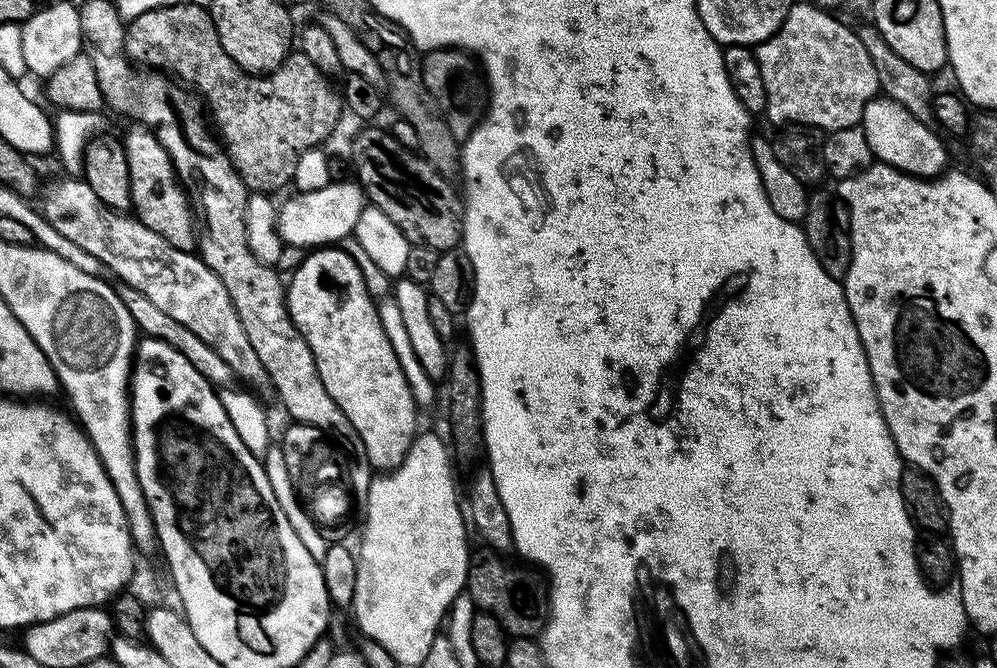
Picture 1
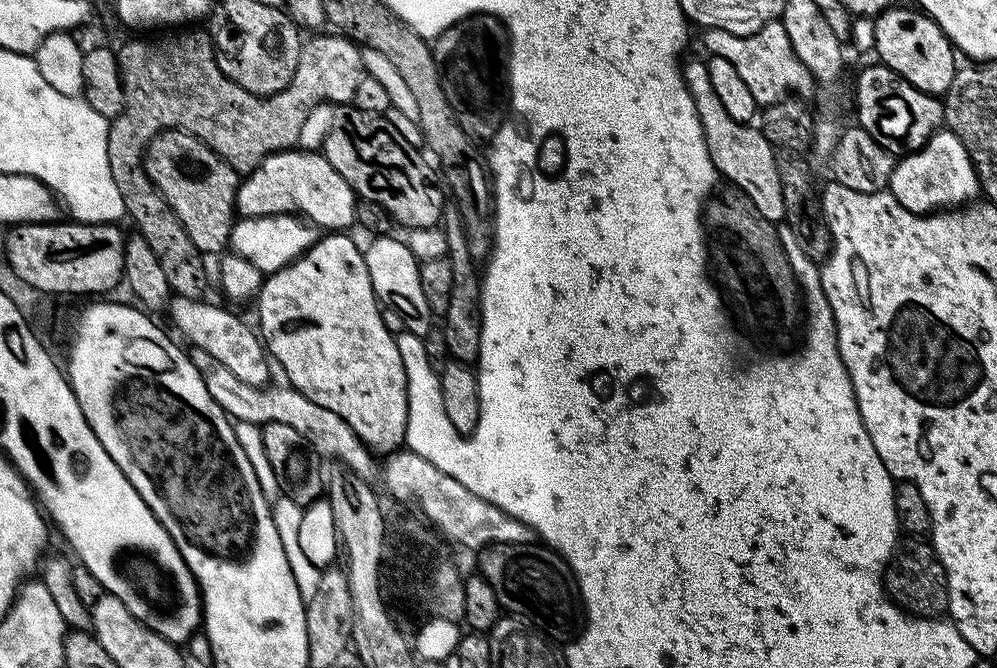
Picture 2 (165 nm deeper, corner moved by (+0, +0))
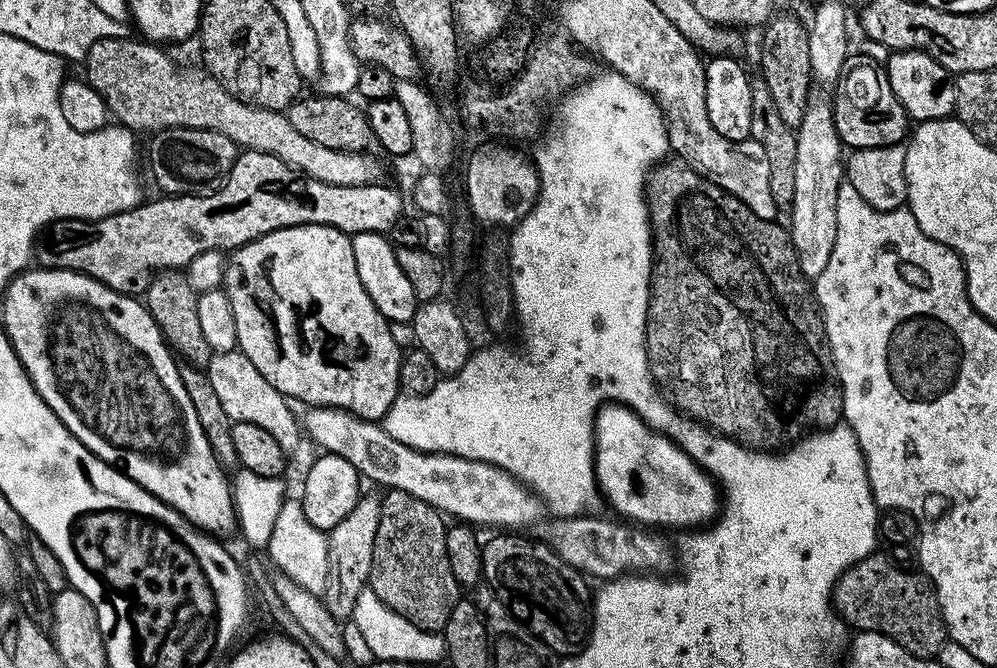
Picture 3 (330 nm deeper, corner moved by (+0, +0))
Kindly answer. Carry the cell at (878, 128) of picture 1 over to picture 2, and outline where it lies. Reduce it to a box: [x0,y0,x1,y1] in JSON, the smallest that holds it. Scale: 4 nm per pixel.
[888,130,980,214]

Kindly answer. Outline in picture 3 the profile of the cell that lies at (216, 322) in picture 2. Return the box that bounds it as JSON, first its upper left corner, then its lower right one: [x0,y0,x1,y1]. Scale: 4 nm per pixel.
[206,350,302,454]

